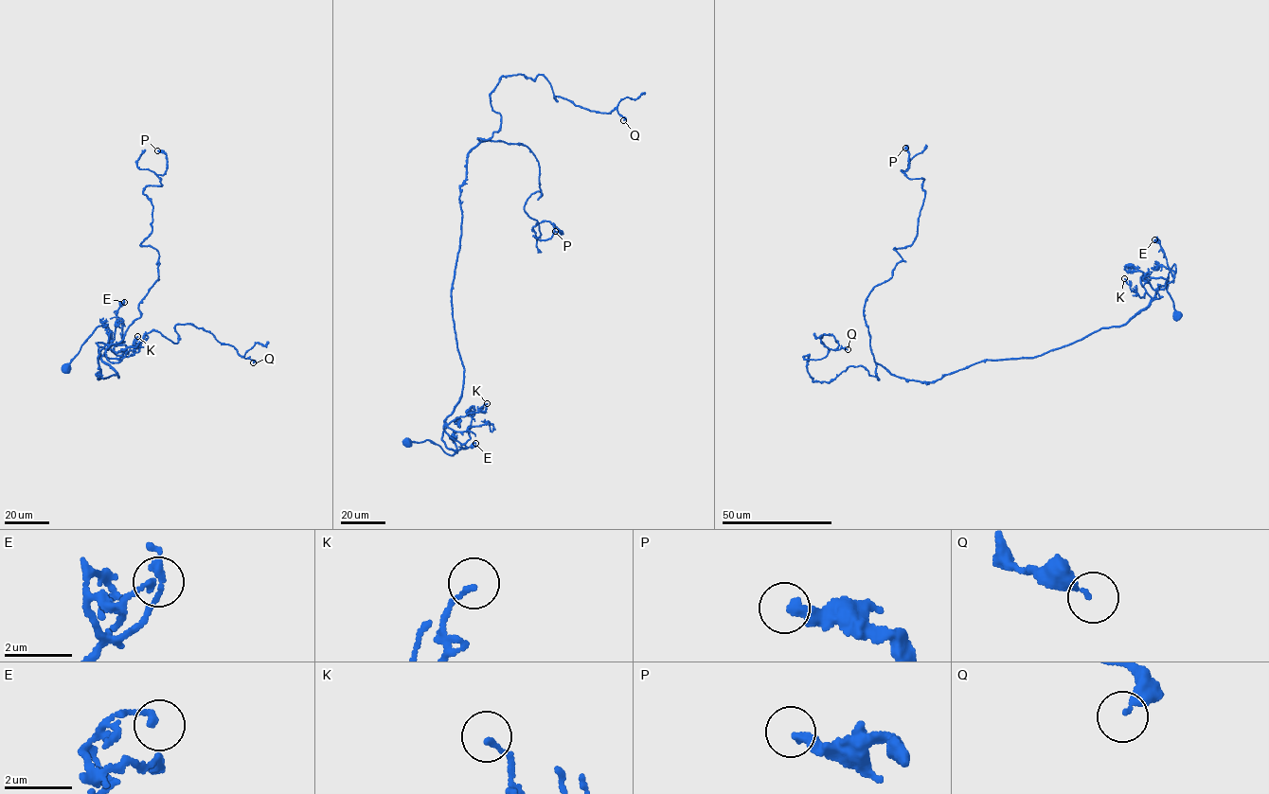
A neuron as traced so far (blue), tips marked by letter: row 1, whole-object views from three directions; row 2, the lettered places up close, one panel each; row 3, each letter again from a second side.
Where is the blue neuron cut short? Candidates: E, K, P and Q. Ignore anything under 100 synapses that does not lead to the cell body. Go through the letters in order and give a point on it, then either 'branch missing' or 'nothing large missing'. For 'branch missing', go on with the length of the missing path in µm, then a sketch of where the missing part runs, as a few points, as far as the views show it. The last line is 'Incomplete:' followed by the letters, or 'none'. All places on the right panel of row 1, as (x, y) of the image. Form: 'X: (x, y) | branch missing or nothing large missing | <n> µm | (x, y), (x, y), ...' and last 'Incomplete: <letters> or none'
E: (1154, 239) | nothing large missing
K: (1124, 278) | nothing large missing
P: (905, 148) | nothing large missing
Q: (848, 349) | nothing large missing
Incomplete: none

